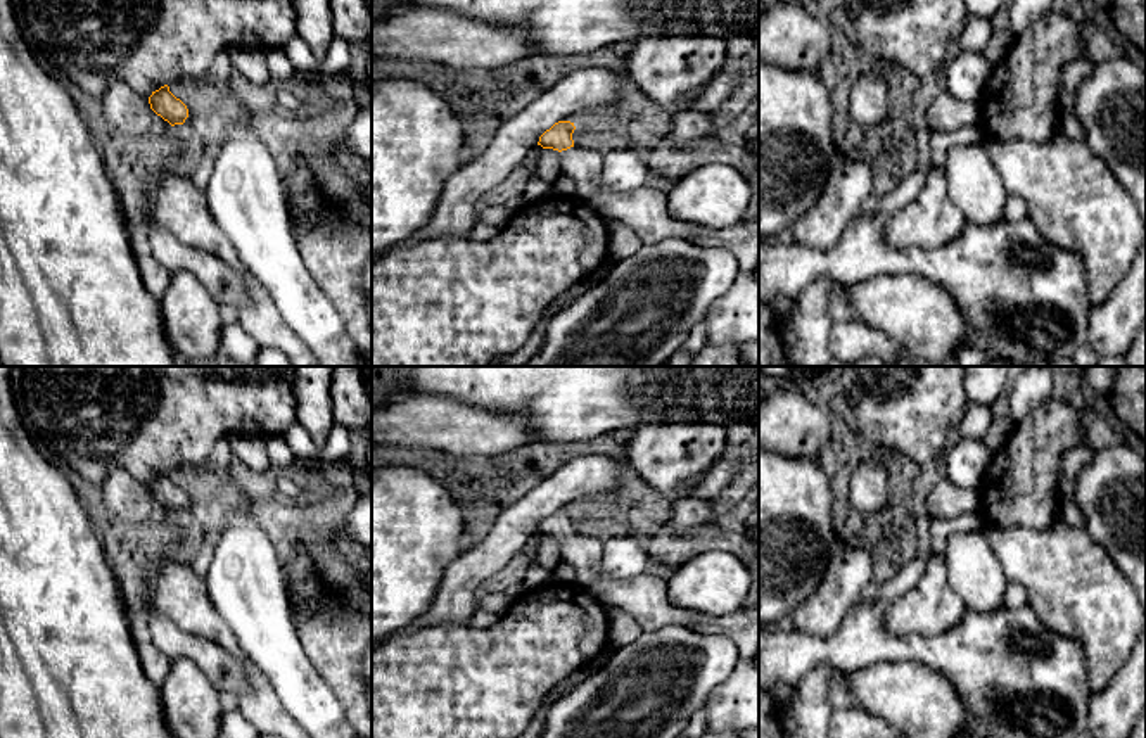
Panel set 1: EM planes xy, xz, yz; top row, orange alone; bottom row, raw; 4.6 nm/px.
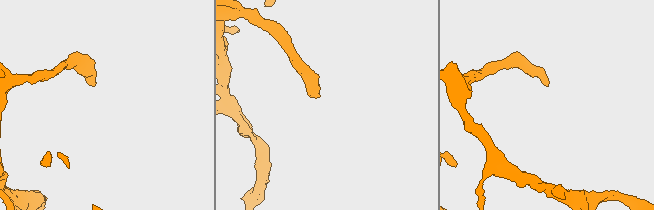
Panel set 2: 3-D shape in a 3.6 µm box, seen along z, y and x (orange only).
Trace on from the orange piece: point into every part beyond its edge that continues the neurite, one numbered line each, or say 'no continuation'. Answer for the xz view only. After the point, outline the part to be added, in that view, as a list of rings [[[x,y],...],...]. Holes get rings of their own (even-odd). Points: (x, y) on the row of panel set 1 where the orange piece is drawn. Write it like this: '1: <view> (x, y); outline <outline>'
1: xz (645, 211); outline [[[574,145],[562,150],[560,157],[562,173],[577,187],[576,197],[607,219],[629,226],[643,244],[683,239],[702,247],[726,249],[736,254],[740,271],[752,271],[759,263],[759,218],[724,230],[693,226],[669,213],[669,194],[662,190],[646,185],[629,192],[602,187],[603,154]]]

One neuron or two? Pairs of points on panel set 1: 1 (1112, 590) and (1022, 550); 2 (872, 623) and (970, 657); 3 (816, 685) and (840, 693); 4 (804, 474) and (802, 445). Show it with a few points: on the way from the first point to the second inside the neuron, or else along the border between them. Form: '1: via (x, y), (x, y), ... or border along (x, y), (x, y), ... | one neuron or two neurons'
1: via (1089, 590), (1077, 590), (1053, 566), (1044, 562) | one neuron
2: via (894, 647), (946, 654) | one neuron
3: border along (834, 669), (827, 690), (827, 700), (832, 707) | two neurons
4: border along (776, 451), (787, 457), (809, 457), (818, 462) | two neurons

